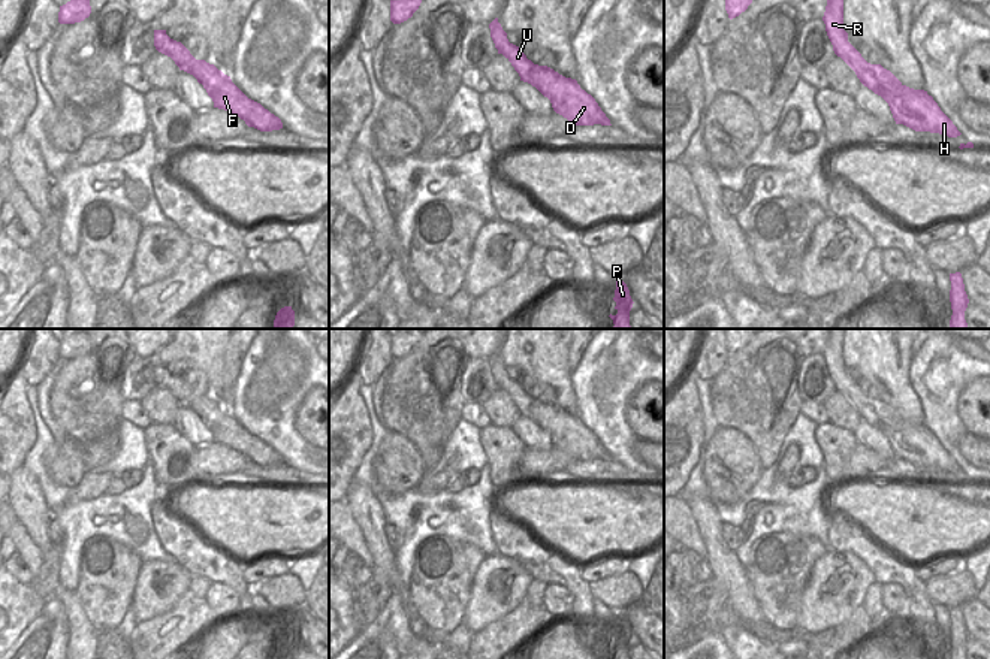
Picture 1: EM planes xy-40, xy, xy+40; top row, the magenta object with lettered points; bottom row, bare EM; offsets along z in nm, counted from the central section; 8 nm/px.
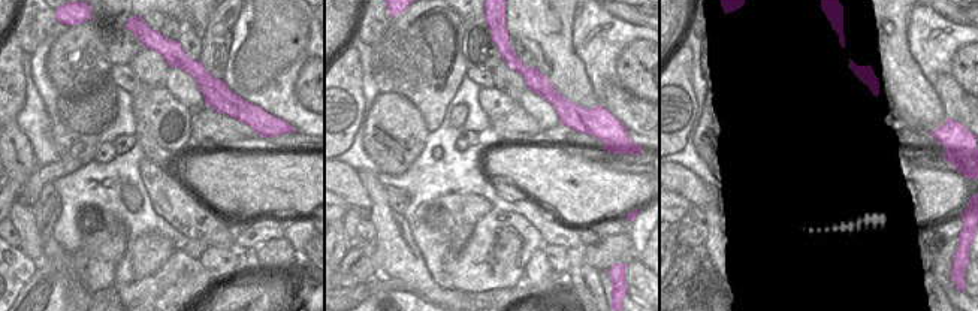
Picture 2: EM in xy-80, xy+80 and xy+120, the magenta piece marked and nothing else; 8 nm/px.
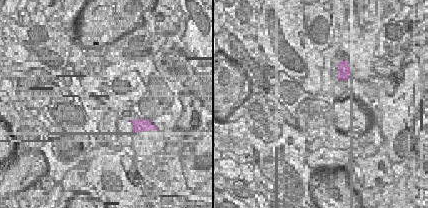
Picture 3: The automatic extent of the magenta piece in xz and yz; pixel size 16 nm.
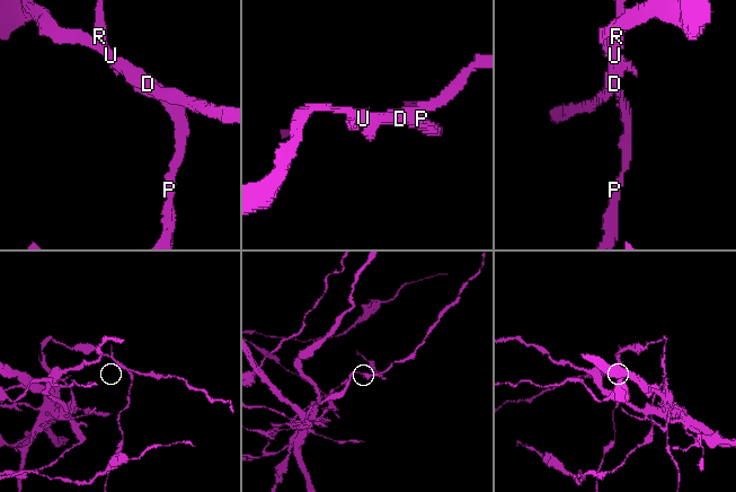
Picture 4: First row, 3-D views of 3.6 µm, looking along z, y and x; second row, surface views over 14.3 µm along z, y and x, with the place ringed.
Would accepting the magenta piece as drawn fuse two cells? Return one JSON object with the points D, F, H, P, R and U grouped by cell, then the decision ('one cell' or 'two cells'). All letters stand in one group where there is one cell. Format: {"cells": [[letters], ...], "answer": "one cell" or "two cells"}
{"cells": [["D", "H", "P", "R", "U"], ["F"]], "answer": "two cells"}

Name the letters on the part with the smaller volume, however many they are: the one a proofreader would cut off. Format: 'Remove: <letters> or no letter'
Remove: D, H, P, R, U

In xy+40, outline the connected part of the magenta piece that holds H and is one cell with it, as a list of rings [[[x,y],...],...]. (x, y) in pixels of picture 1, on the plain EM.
[[[827,329],[823,356],[834,389],[855,406],[864,421],[888,438],[896,459],[903,459],[915,466],[939,468],[948,472],[962,469],[927,426],[902,420],[906,424],[902,433],[885,429],[887,417],[879,417],[870,411],[872,406],[882,406],[884,402],[867,397],[848,377],[848,368],[843,365],[843,329]]]

